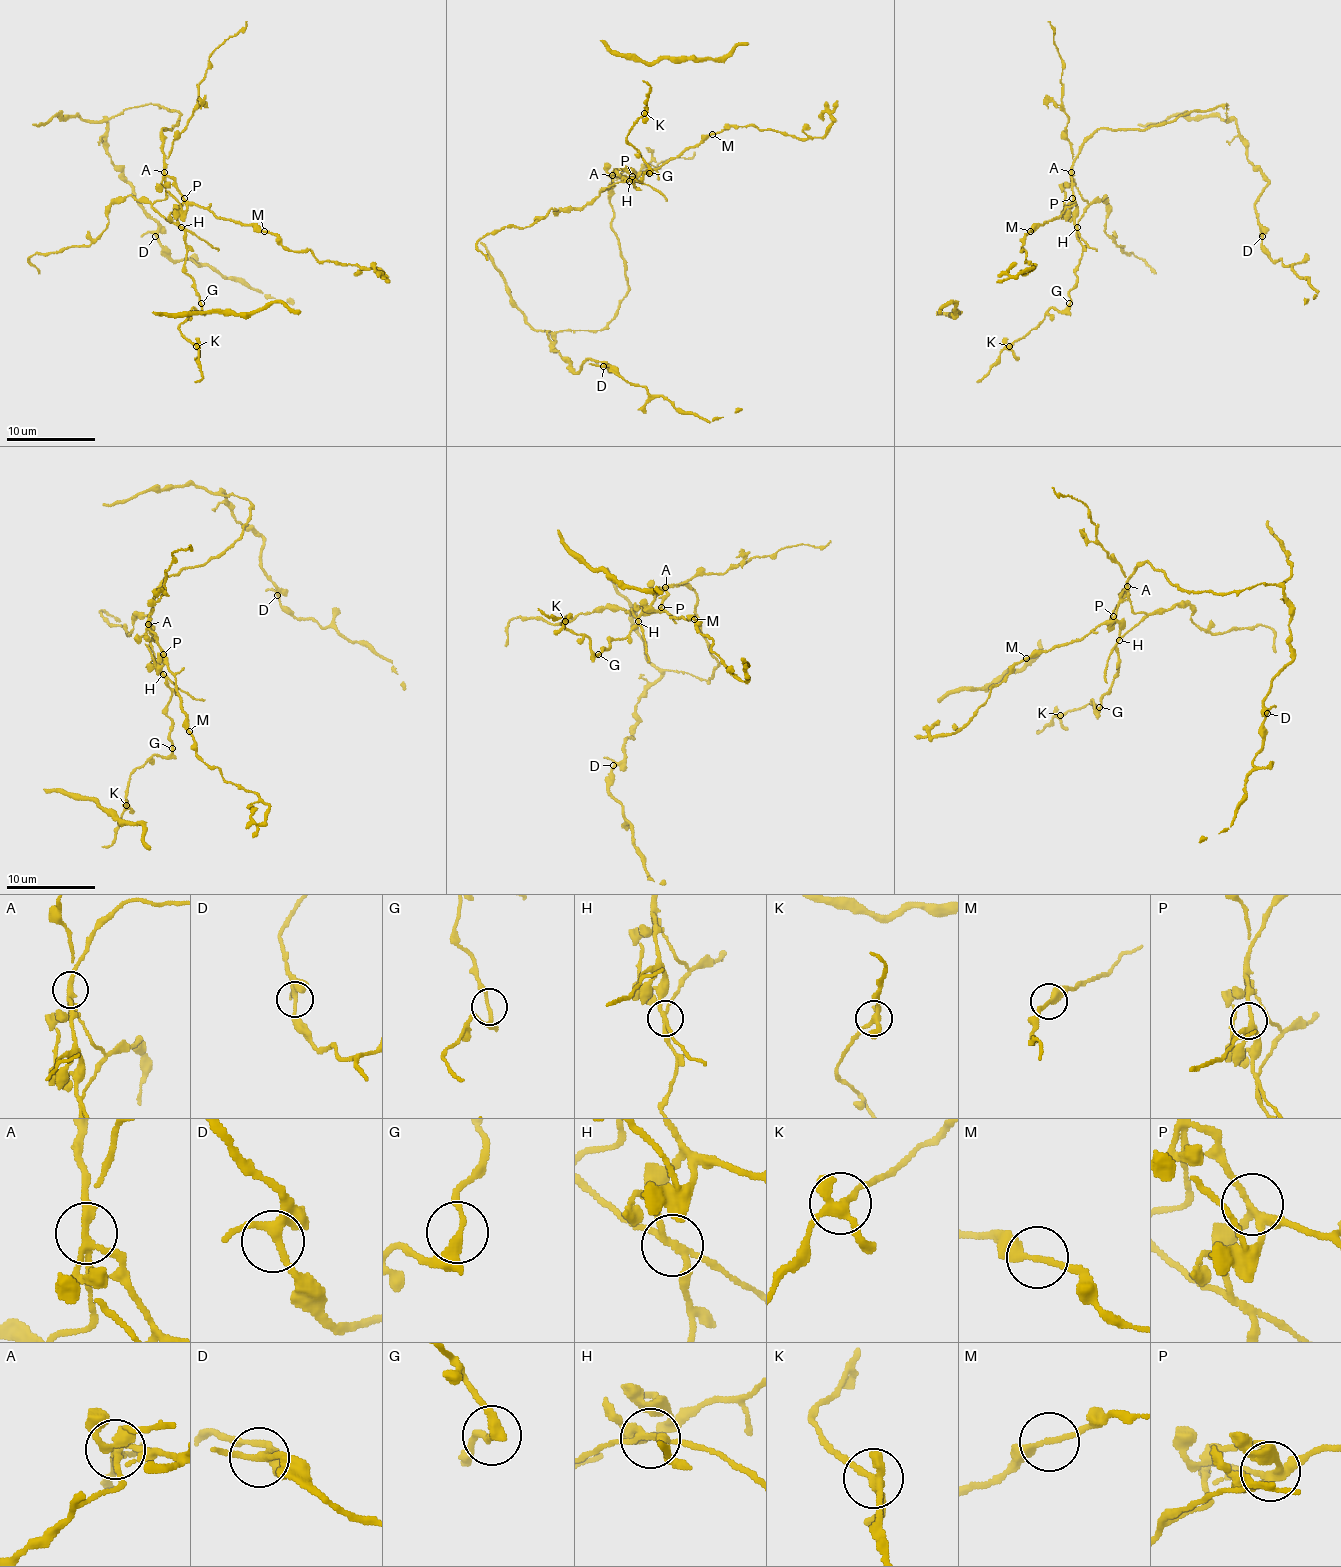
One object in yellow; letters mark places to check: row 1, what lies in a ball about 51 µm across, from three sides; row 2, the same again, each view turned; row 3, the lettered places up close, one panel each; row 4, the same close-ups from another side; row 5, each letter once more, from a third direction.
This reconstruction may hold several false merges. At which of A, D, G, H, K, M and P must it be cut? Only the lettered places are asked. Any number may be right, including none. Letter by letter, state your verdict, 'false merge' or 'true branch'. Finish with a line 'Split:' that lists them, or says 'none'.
A: false merge
D: true branch
G: true branch
H: false merge
K: true branch
M: true branch
P: true branch
Split: A, H

